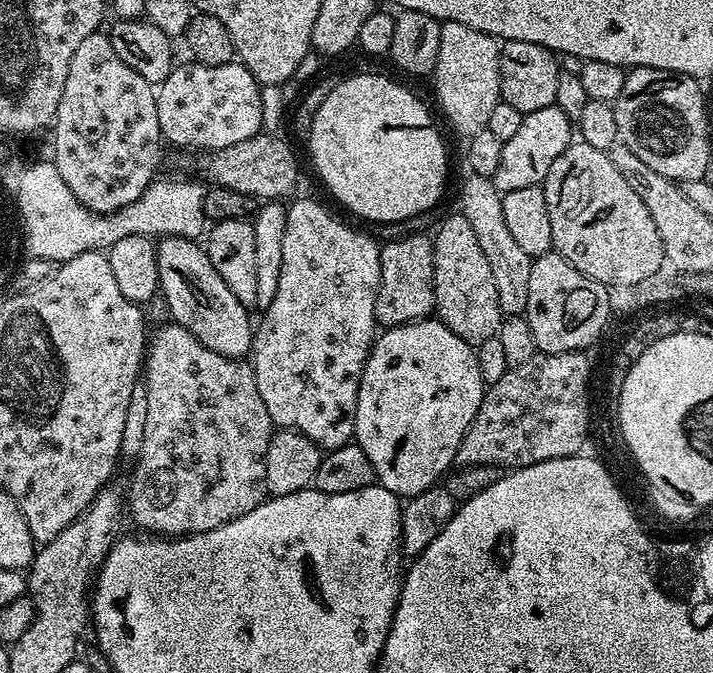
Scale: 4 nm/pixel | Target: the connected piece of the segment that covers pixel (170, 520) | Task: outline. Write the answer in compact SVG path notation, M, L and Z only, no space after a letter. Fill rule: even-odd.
M167 322L156 333L151 333L146 344L146 355L142 365L142 383L146 389L146 434L140 444L140 454L135 461L136 473L132 476L132 489L126 492L126 508L130 513L130 520L140 528L145 528L145 533L155 534L160 538L183 538L193 536L206 530L214 530L234 518L242 518L242 514L250 514L263 504L266 499L264 479L266 478L266 450L270 446L274 435L274 425L270 414L266 414L266 402L262 402L262 394L258 394L256 374L252 371L251 363L240 358L223 356L198 342L190 330L180 324Z

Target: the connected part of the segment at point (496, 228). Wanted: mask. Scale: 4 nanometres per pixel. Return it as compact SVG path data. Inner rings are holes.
M469 175L467 179L460 188L459 215L464 216L466 222L470 222L470 227L478 238L478 246L482 246L486 262L490 262L490 274L494 274L494 286L498 290L501 313L505 317L524 316L526 298L530 294L533 257L527 256L510 235L506 218L502 218L502 193L492 185L491 179L473 175Z

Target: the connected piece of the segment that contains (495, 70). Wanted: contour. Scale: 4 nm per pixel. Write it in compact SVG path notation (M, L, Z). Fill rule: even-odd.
M443 21L438 38L438 62L430 83L436 87L436 100L446 119L464 138L485 131L494 106L500 99L500 46L501 41L482 30L462 26L462 22Z

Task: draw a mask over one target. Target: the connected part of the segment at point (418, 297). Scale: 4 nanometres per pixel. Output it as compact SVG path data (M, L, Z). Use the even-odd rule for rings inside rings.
M404 236L401 240L392 240L380 249L380 289L374 302L376 323L381 329L397 328L399 324L412 324L433 315L436 307L434 298L434 254L432 240L424 236Z

